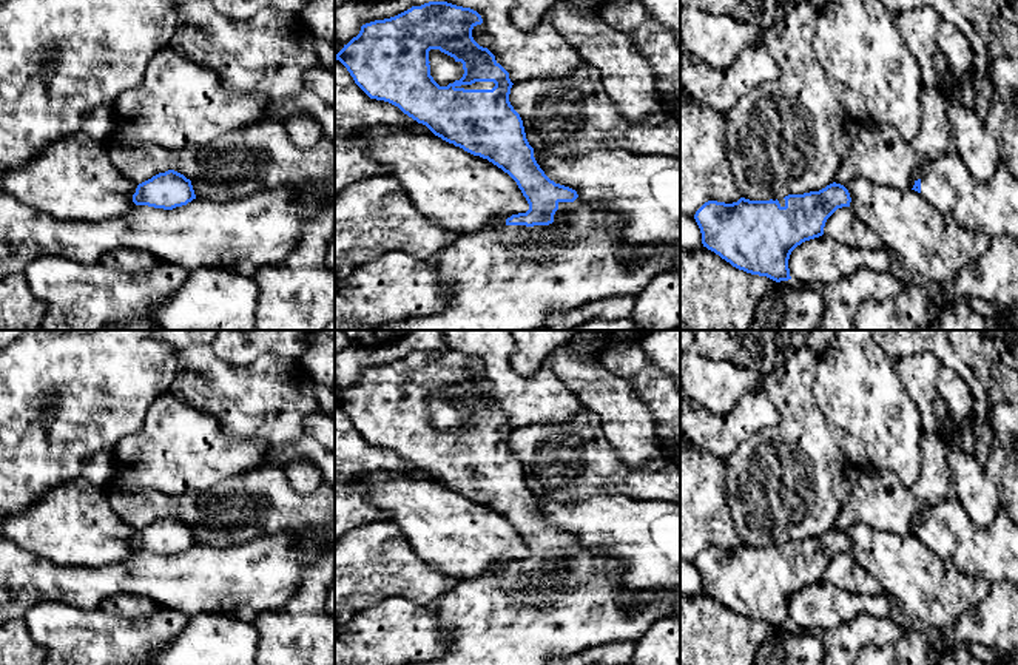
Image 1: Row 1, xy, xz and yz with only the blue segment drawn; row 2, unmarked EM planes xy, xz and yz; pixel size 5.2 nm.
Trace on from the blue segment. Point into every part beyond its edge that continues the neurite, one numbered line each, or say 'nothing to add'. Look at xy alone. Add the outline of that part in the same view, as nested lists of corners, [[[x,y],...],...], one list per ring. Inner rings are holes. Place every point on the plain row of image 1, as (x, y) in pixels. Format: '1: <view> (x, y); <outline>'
nothing to add

